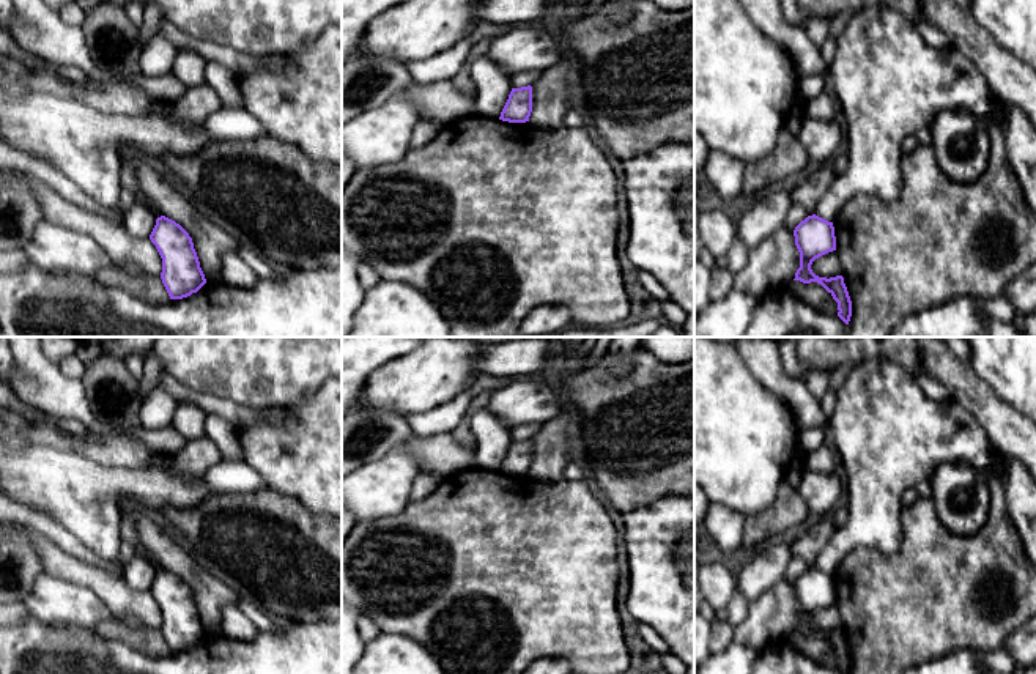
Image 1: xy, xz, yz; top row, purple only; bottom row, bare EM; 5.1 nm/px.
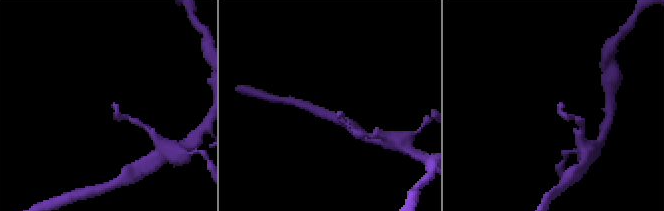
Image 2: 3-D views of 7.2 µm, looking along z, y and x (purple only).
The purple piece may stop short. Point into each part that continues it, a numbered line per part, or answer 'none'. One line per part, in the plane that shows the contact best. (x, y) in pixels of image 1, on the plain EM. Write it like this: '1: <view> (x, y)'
none

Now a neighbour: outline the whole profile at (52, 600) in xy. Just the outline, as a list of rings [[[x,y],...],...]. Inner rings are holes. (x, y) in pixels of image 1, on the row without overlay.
[[[46,572],[36,578],[22,605],[39,622],[52,627],[74,625],[94,631],[113,617],[91,589]]]

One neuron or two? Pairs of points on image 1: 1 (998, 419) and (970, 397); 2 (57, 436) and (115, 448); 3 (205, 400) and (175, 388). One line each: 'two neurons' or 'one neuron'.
1: one neuron
2: one neuron
3: one neuron

